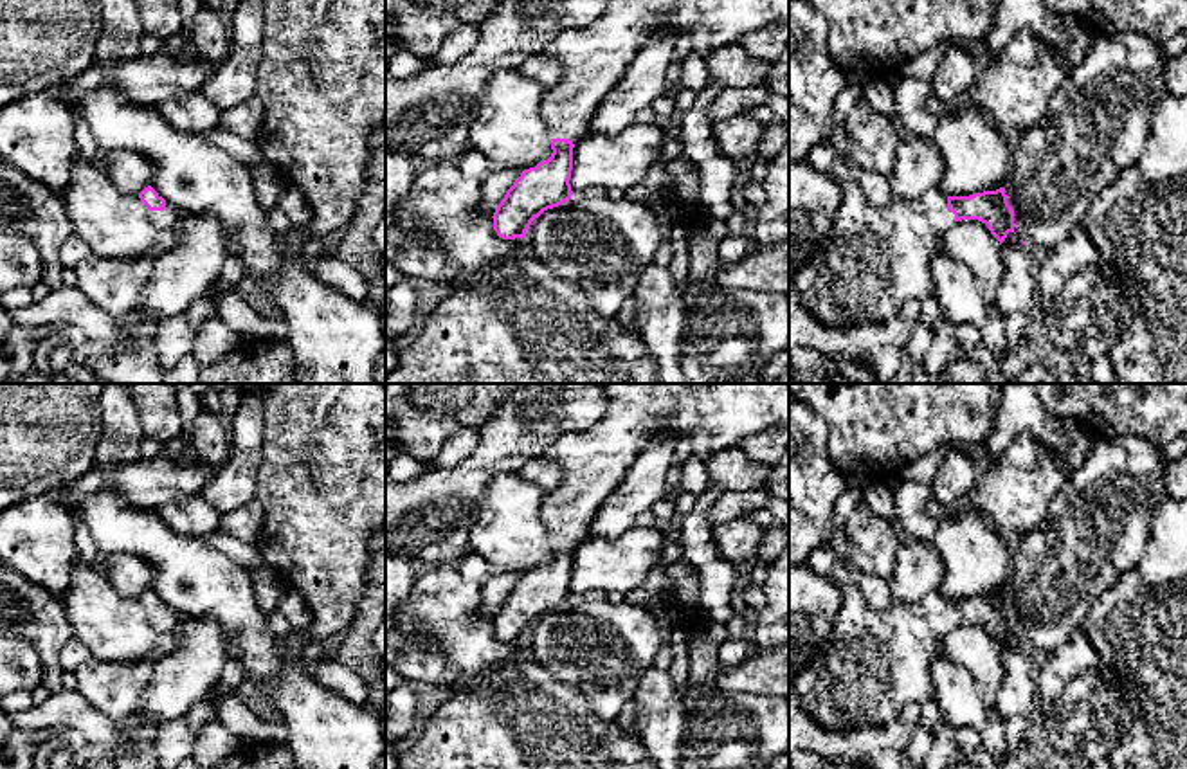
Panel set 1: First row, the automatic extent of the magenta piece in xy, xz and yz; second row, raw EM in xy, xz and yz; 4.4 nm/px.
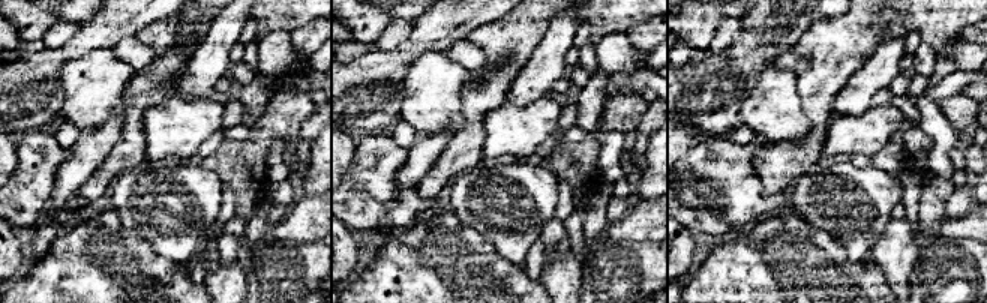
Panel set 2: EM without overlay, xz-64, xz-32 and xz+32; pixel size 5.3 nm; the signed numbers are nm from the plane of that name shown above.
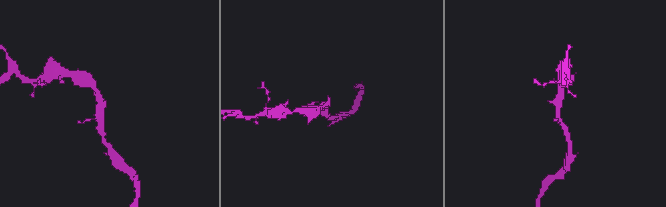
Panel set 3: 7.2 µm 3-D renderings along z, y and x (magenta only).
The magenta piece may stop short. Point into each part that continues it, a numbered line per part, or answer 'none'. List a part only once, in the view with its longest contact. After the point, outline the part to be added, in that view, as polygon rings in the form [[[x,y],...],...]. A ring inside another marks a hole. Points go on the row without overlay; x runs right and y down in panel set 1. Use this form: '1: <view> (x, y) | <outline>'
1: xy (164, 622) | [[[168,607],[164,609],[162,614],[148,614],[150,625],[159,630],[159,632],[169,632],[171,629],[175,629],[180,623],[180,614]]]

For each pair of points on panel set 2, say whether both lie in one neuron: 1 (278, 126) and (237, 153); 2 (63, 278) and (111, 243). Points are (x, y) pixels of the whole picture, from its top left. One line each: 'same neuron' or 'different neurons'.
1: same neuron
2: same neuron

